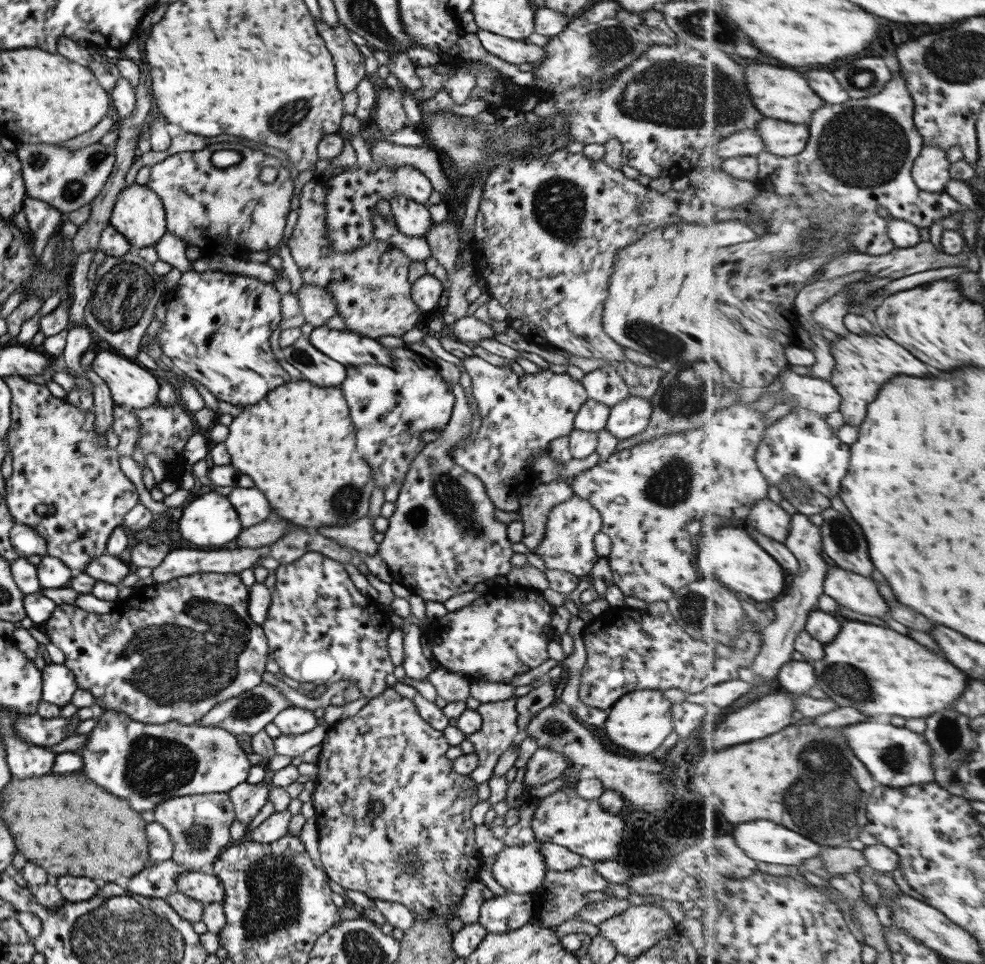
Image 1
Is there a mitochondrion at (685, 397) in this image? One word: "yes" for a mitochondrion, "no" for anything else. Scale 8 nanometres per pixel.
yes

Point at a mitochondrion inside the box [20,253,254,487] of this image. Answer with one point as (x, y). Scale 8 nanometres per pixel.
(124, 294)

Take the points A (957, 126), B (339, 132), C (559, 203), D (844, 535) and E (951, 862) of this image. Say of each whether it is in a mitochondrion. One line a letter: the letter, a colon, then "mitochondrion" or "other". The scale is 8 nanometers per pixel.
A: other
B: other
C: mitochondrion
D: mitochondrion
E: other

